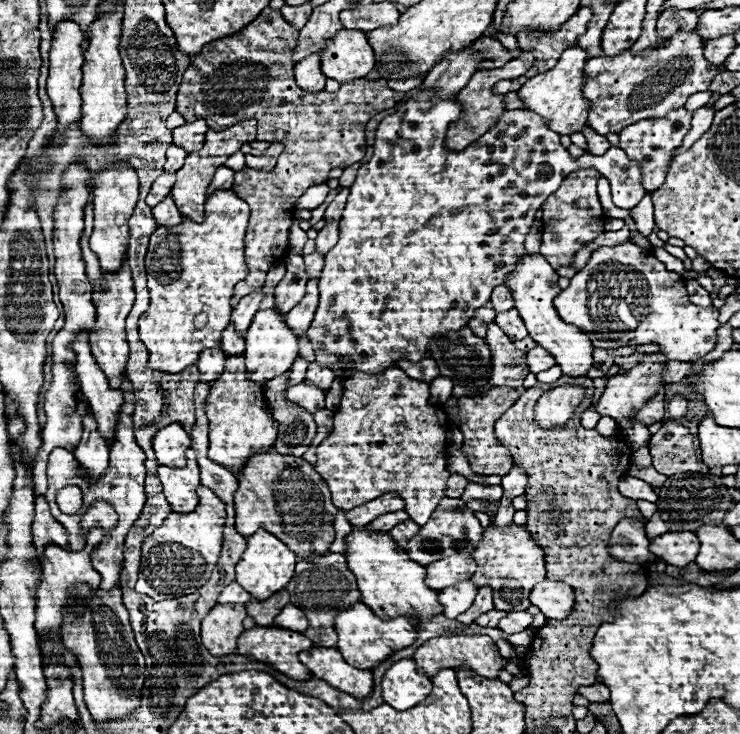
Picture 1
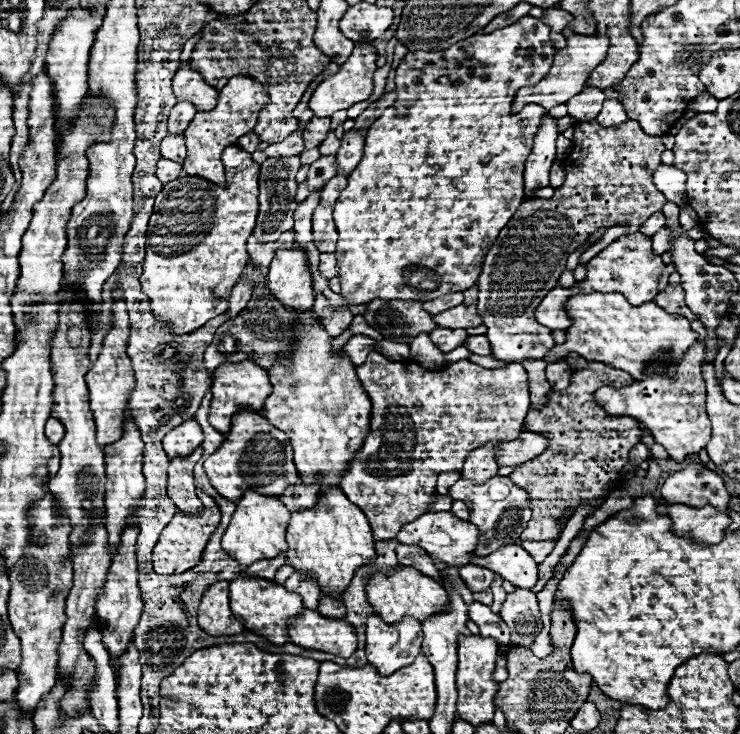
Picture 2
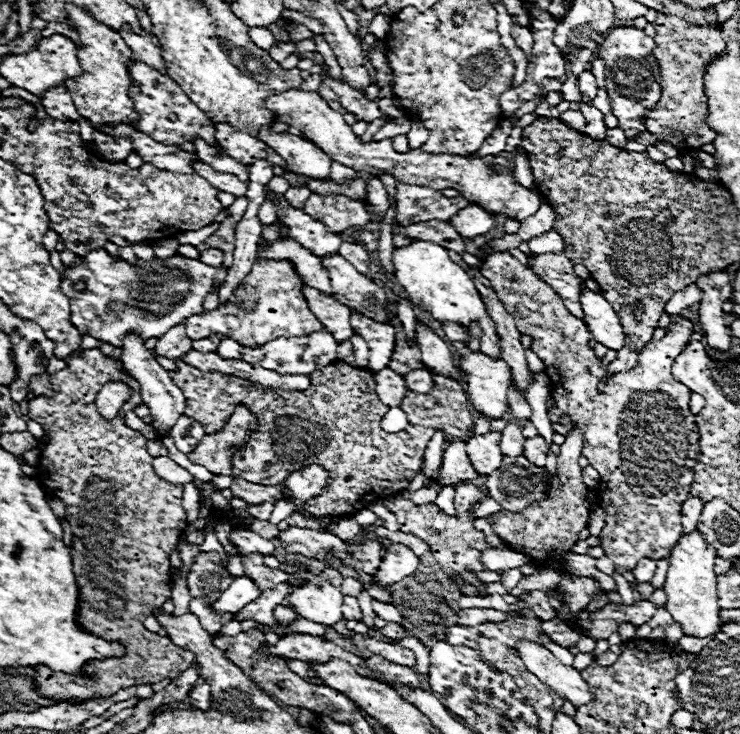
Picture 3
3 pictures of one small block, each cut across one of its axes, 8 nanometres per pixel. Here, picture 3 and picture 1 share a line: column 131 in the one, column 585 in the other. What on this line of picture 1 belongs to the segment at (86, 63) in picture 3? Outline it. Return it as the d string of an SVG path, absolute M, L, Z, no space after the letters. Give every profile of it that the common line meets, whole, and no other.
M572 46L572 48L564 50L564 54L560 56L558 64L552 70L536 74L518 90L518 96L524 100L526 108L540 114L542 118L548 118L548 124L558 134L570 136L574 132L580 132L586 126L588 108L592 106L592 102L582 96L582 88L586 84L582 70L584 70L586 60L588 60L588 52L580 46Z

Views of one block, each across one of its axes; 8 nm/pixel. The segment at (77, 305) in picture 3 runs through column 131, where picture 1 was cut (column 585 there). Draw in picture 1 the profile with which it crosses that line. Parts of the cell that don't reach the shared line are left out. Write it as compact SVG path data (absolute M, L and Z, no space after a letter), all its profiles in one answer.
M632 242L620 246L602 246L592 252L588 264L570 280L570 286L554 298L554 306L564 318L564 322L590 334L594 348L620 348L620 346L640 346L656 342L664 346L664 354L670 360L688 362L688 358L700 358L714 350L716 330L720 328L716 308L698 308L688 300L684 280L668 272L666 266L654 258L652 250L638 248Z

